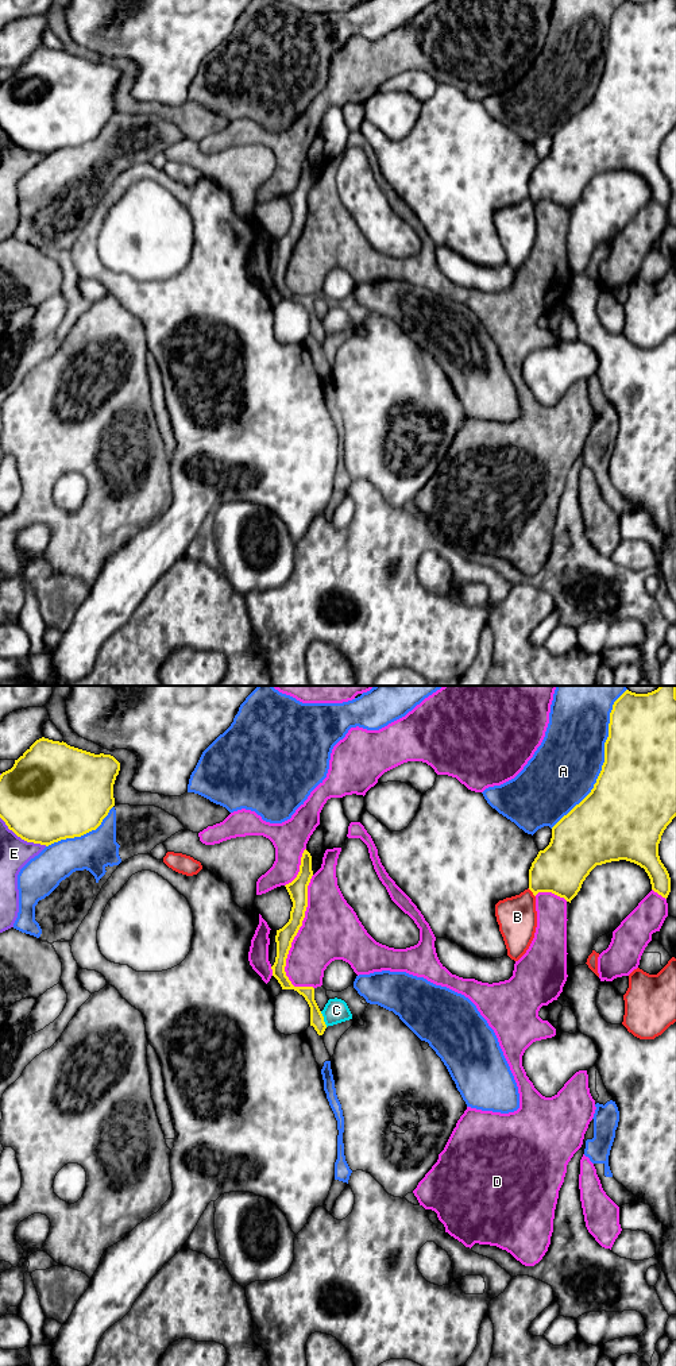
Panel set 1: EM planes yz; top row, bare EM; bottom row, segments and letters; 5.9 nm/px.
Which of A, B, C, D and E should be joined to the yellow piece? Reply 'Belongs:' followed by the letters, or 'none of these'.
Belongs: none of these

